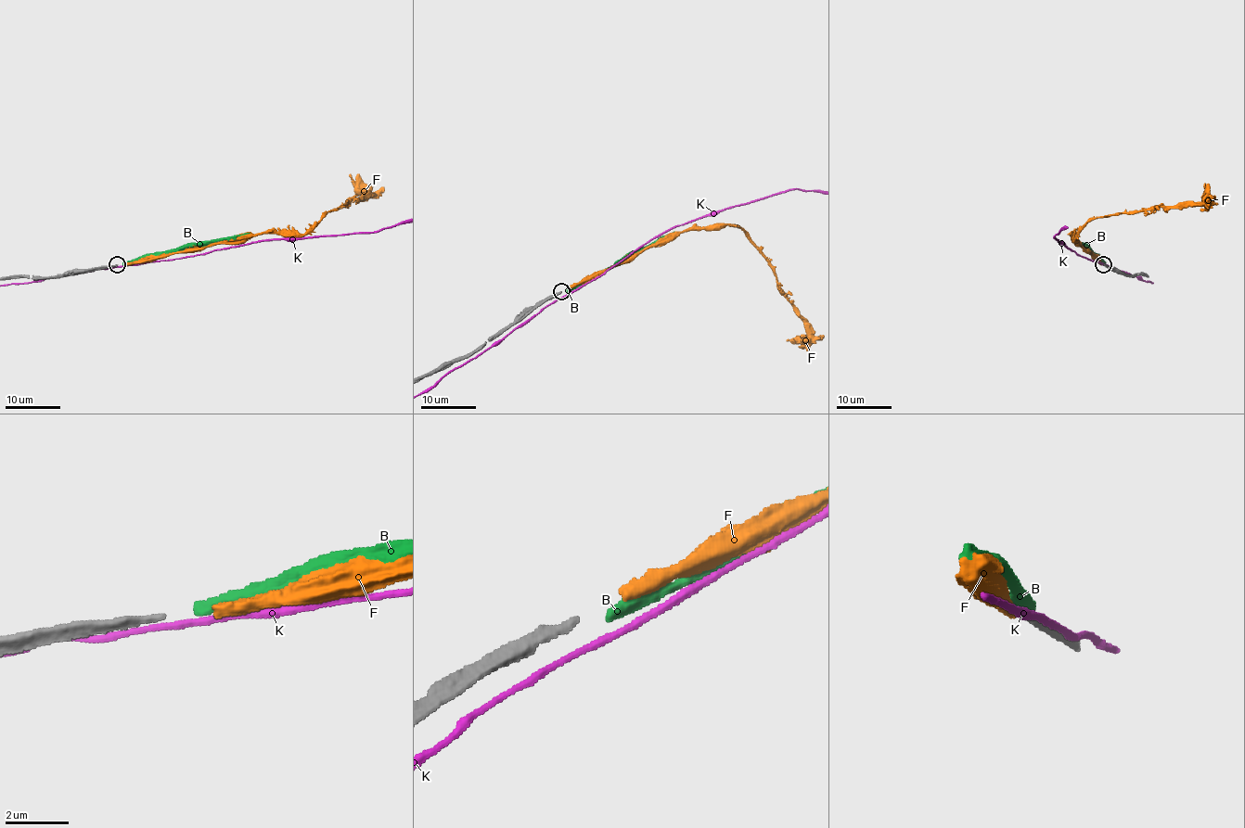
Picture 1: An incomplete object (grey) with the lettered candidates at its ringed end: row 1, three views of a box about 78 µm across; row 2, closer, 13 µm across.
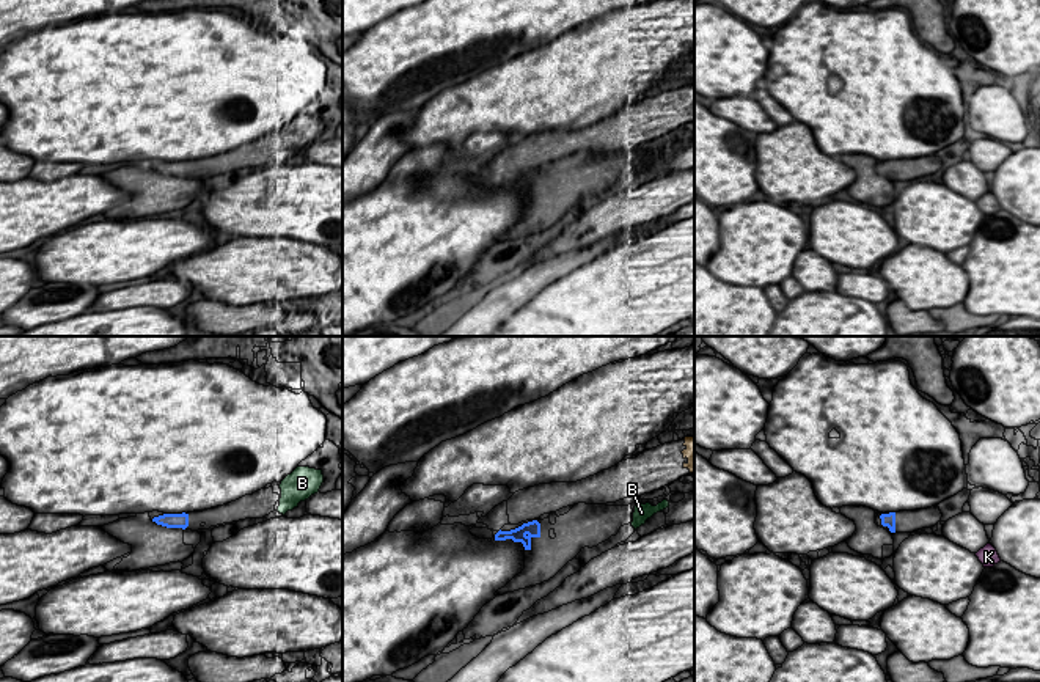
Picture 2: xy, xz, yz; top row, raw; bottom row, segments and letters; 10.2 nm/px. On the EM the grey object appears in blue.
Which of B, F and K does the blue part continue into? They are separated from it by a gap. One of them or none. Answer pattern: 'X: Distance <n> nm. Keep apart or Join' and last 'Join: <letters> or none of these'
B: Distance 900 nm. Join
F: Distance 1600 nm. Keep apart
K: Distance 850 nm. Keep apart
Join: B

